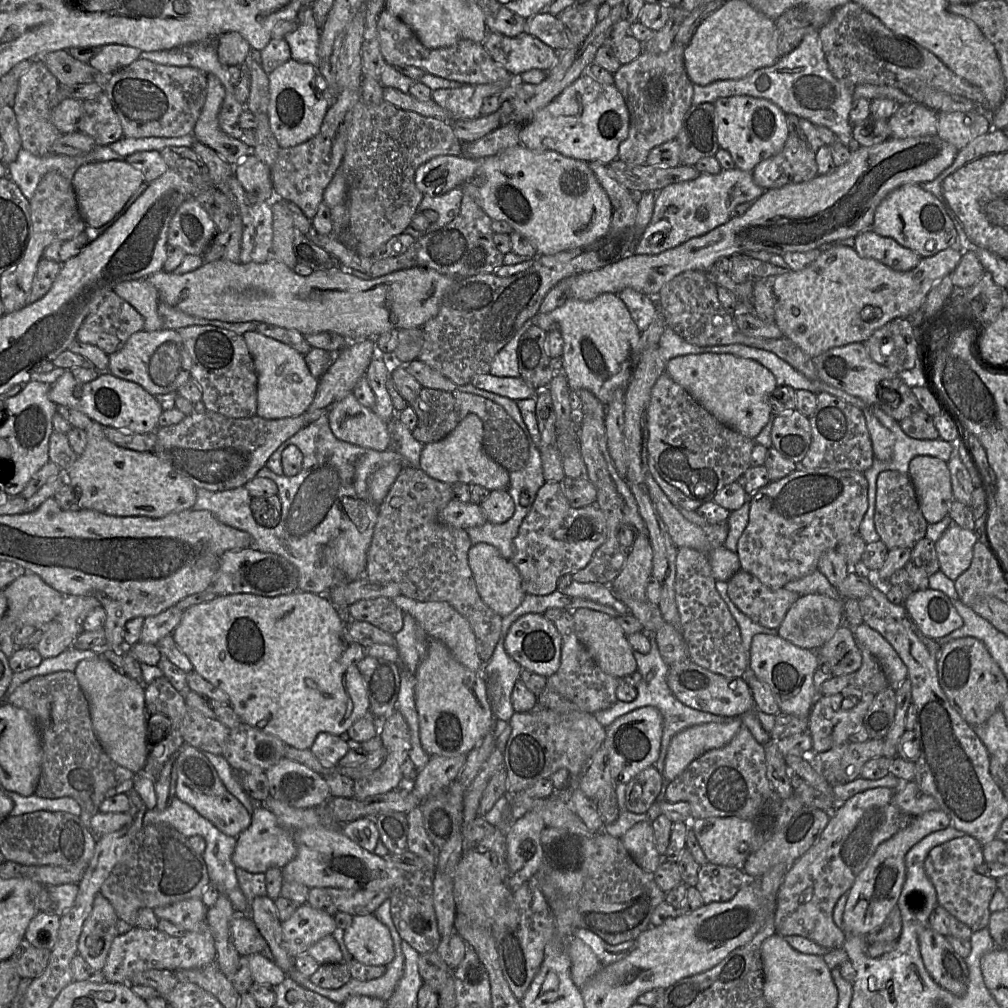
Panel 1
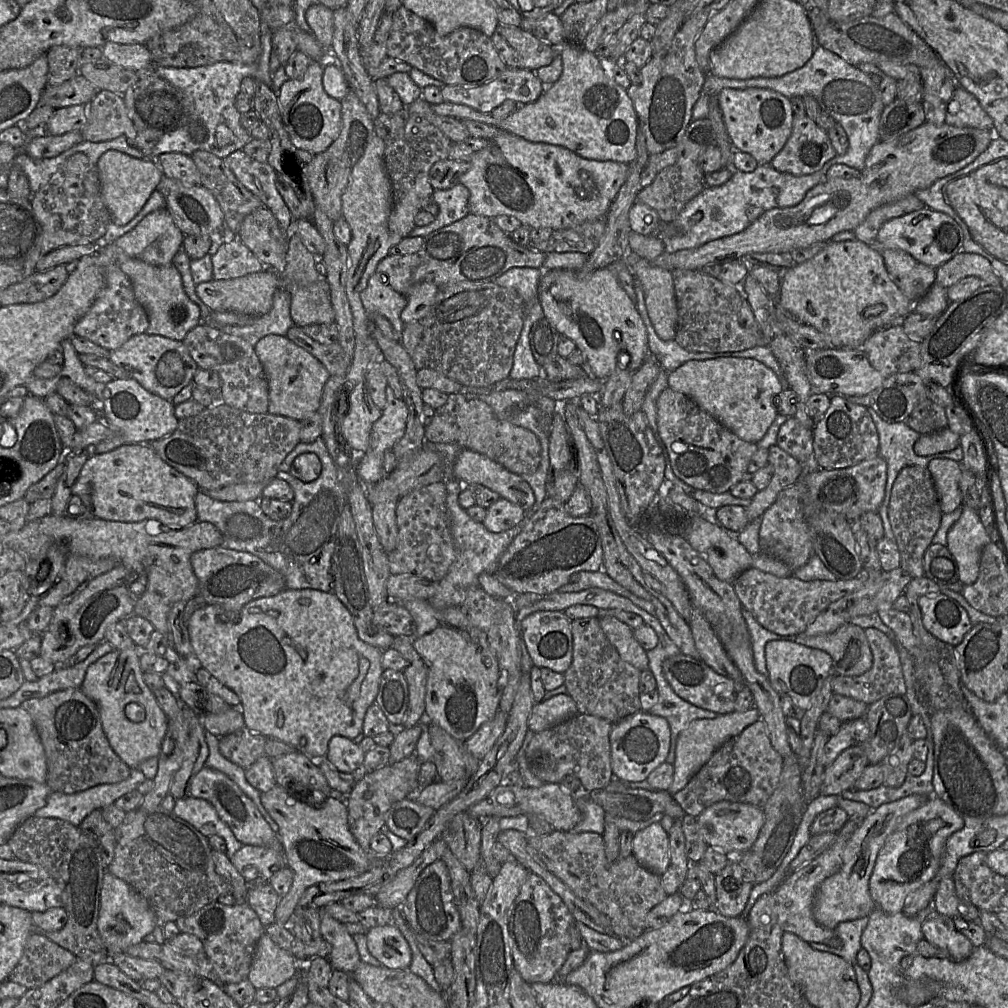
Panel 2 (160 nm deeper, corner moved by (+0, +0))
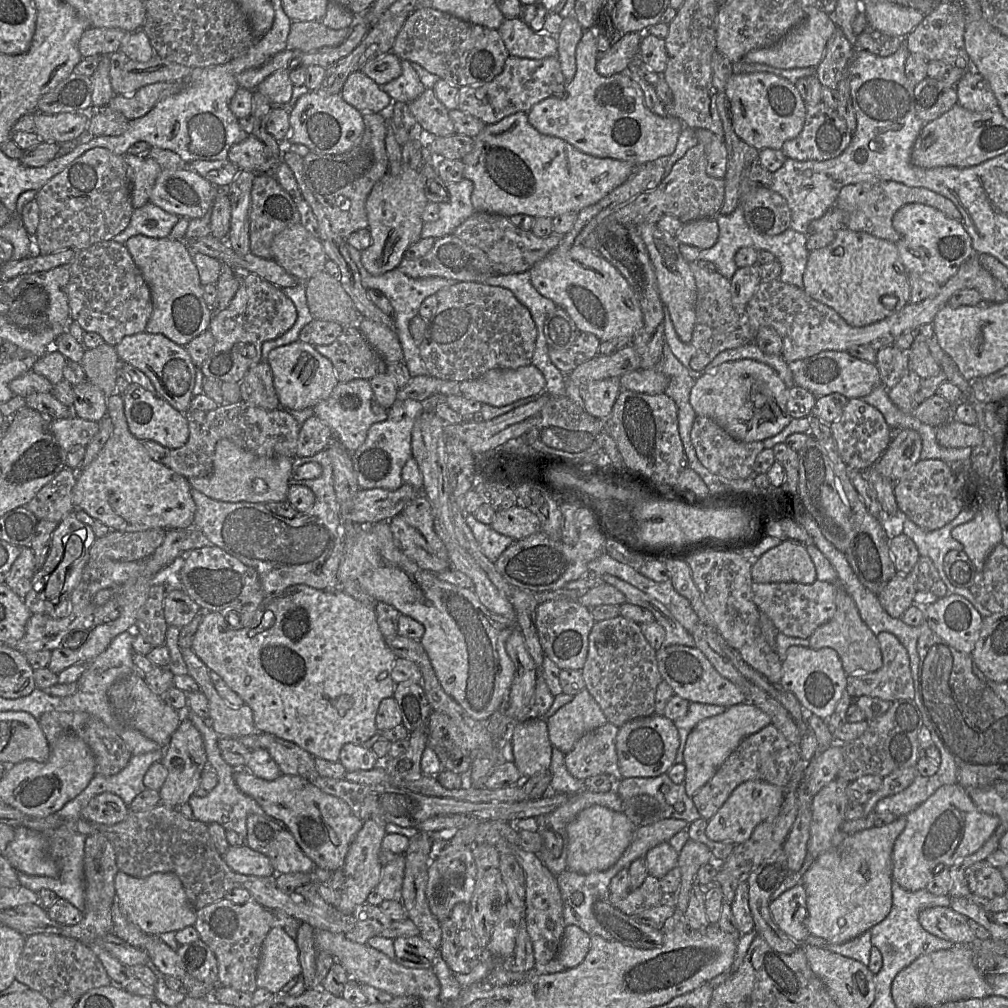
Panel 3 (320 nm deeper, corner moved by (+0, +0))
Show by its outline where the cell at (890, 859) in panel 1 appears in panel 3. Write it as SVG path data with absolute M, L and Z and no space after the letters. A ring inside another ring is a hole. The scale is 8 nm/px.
M958 784L936 790L906 816L906 825L892 851L892 881L908 891L924 889L934 876L978 851L993 835L999 818L979 810Z

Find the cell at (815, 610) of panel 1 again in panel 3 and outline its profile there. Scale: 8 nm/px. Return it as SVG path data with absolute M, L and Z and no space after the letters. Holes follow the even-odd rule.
M897 574L877 595L884 610L893 618L901 618L914 604L917 593L915 585L909 581L908 574Z

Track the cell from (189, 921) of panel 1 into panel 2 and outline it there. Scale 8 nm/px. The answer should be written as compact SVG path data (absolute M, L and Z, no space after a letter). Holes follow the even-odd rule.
M211 902L188 917L178 918L175 924L181 933L192 934L201 941L206 957L223 985L247 979L255 946L265 930L258 915L247 903L226 905Z

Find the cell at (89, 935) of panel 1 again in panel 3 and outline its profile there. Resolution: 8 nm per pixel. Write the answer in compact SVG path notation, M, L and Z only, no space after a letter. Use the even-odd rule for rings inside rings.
M118 871L115 876L115 896L122 912L144 933L158 936L166 932L177 932L196 921L196 909L189 903L182 882L172 873L154 873L137 878Z

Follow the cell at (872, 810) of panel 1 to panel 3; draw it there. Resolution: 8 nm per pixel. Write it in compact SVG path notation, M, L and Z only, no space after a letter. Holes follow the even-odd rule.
M799 883L786 890L769 905L776 925L794 941L803 943L810 933L805 925L807 918L806 890Z

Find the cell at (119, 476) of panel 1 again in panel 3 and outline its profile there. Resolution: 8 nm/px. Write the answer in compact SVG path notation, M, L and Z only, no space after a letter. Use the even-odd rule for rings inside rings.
M120 394L107 398L107 416L112 420L113 432L98 456L78 472L72 489L74 506L120 532L194 527L196 504L189 480L155 461L142 441L129 431Z

